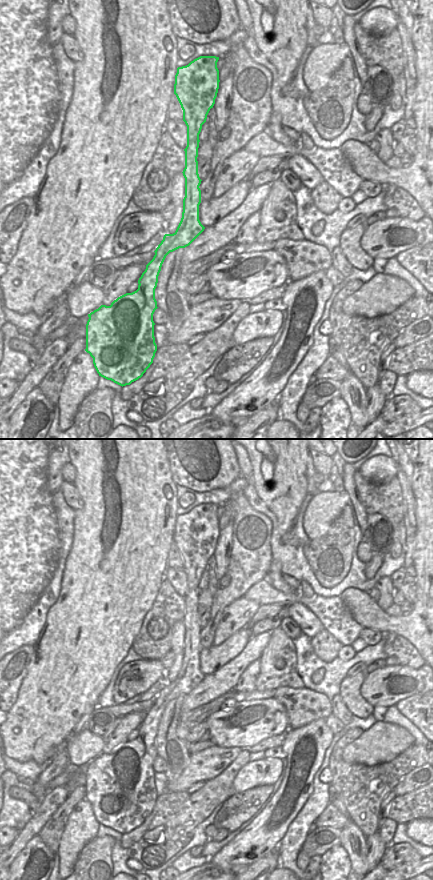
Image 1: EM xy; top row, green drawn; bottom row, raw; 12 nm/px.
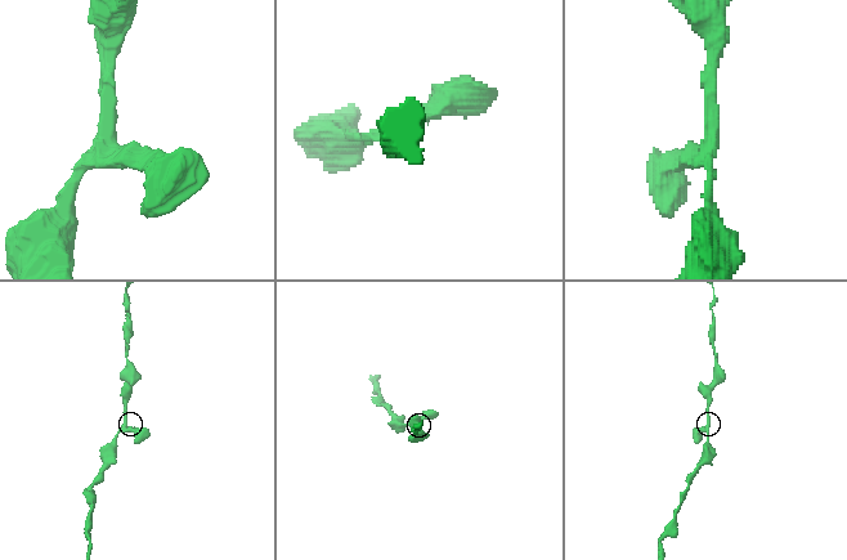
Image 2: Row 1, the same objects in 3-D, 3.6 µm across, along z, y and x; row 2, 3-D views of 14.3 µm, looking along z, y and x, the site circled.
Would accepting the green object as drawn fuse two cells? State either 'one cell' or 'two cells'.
one cell

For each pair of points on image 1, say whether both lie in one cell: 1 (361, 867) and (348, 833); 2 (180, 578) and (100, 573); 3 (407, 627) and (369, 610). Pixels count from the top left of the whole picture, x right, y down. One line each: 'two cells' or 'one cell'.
1: one cell
2: two cells
3: one cell

